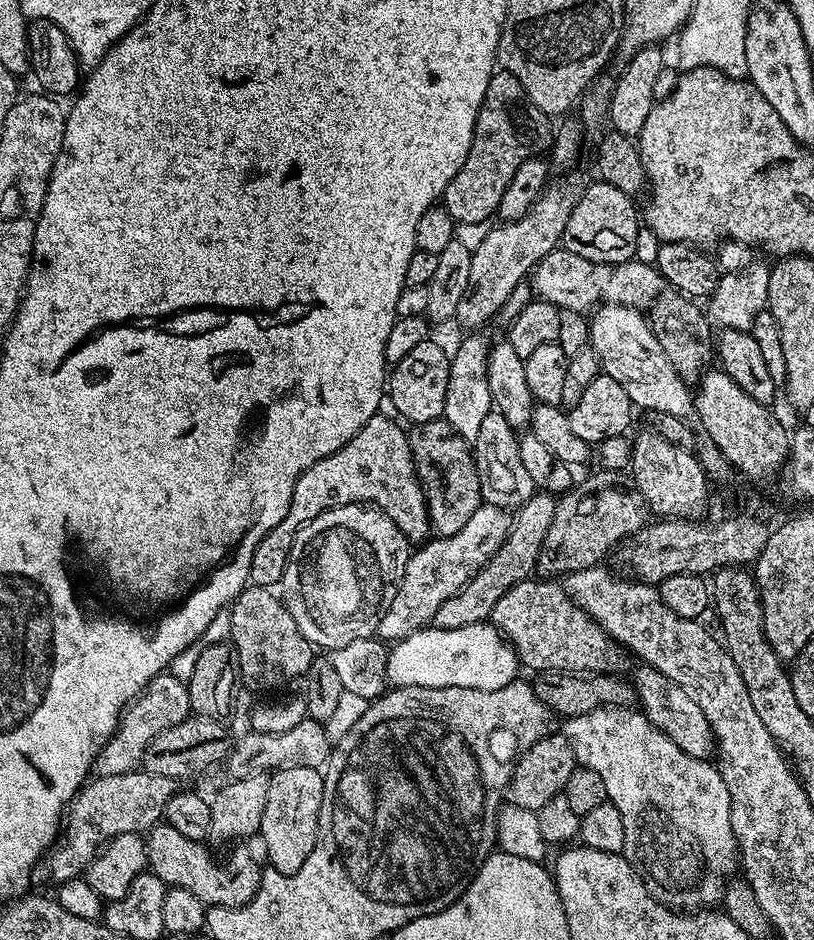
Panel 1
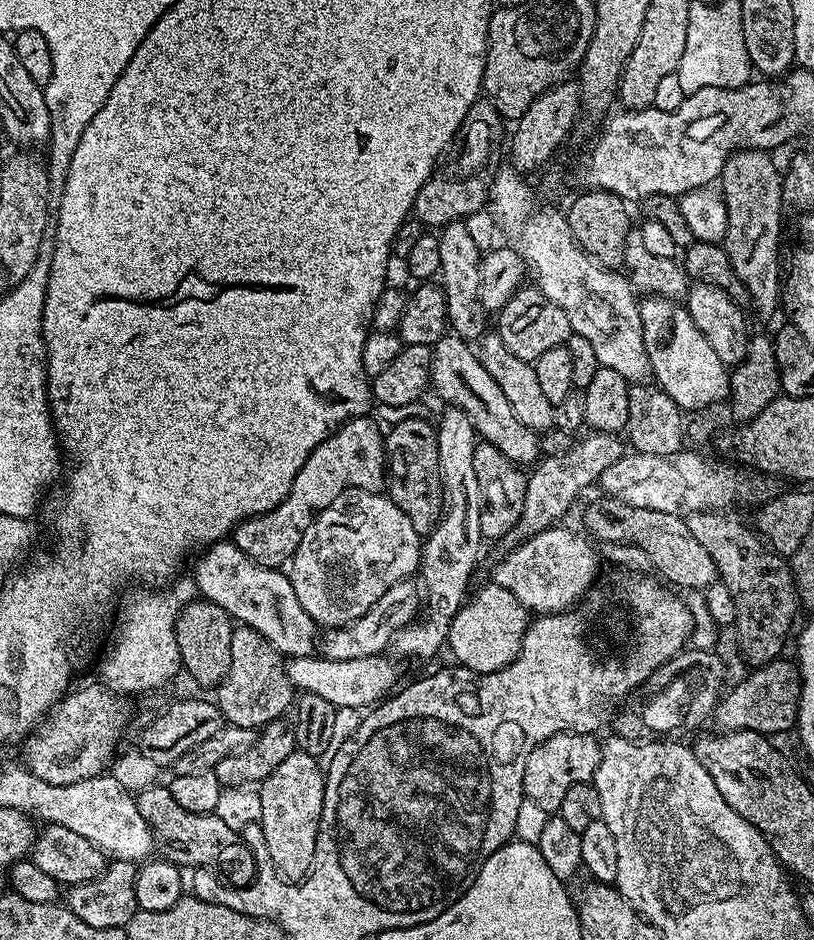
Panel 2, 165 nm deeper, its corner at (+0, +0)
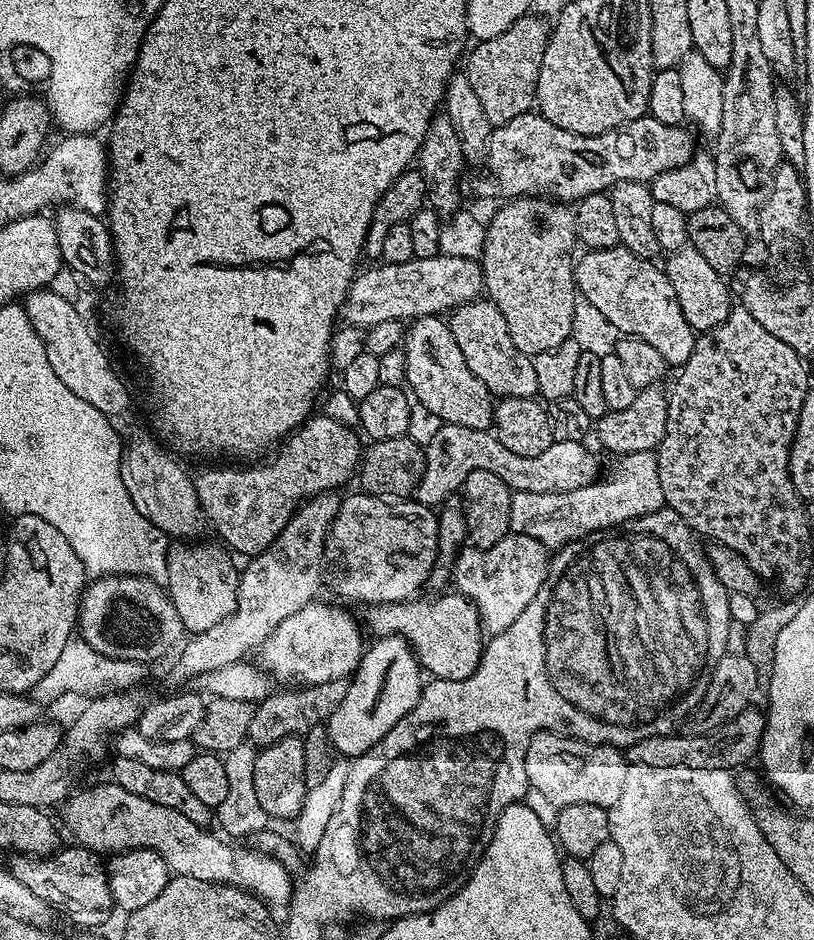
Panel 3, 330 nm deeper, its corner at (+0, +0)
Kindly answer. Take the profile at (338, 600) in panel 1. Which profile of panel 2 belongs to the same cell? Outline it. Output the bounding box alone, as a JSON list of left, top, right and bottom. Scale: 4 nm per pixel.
[286,488,421,630]

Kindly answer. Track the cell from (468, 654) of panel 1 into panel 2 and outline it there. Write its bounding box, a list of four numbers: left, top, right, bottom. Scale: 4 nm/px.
[285,654,396,710]

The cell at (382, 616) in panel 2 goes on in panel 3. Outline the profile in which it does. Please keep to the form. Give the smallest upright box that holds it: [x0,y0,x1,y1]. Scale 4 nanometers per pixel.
[258,602,366,686]

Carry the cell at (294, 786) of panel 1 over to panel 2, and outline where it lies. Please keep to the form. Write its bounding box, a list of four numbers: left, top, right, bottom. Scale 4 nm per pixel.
[258,750,325,882]

